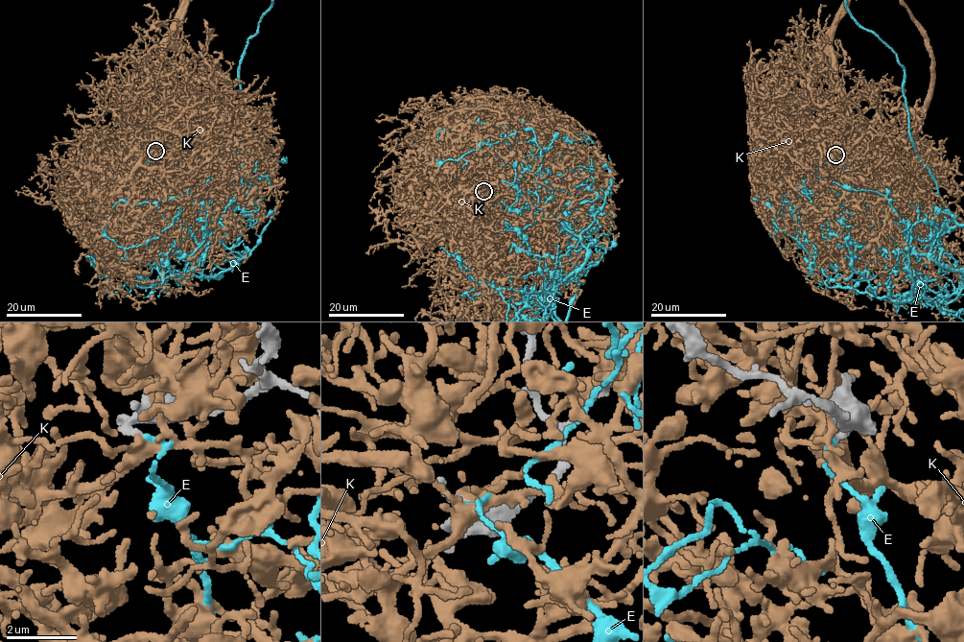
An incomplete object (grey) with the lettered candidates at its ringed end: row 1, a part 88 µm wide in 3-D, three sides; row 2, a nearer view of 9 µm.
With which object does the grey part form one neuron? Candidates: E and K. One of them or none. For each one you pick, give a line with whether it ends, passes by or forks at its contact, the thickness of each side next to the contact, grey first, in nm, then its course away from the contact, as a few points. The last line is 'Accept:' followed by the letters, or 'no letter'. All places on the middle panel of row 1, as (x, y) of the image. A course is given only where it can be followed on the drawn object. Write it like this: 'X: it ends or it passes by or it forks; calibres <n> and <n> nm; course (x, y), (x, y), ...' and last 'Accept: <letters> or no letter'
Accept: no letter

